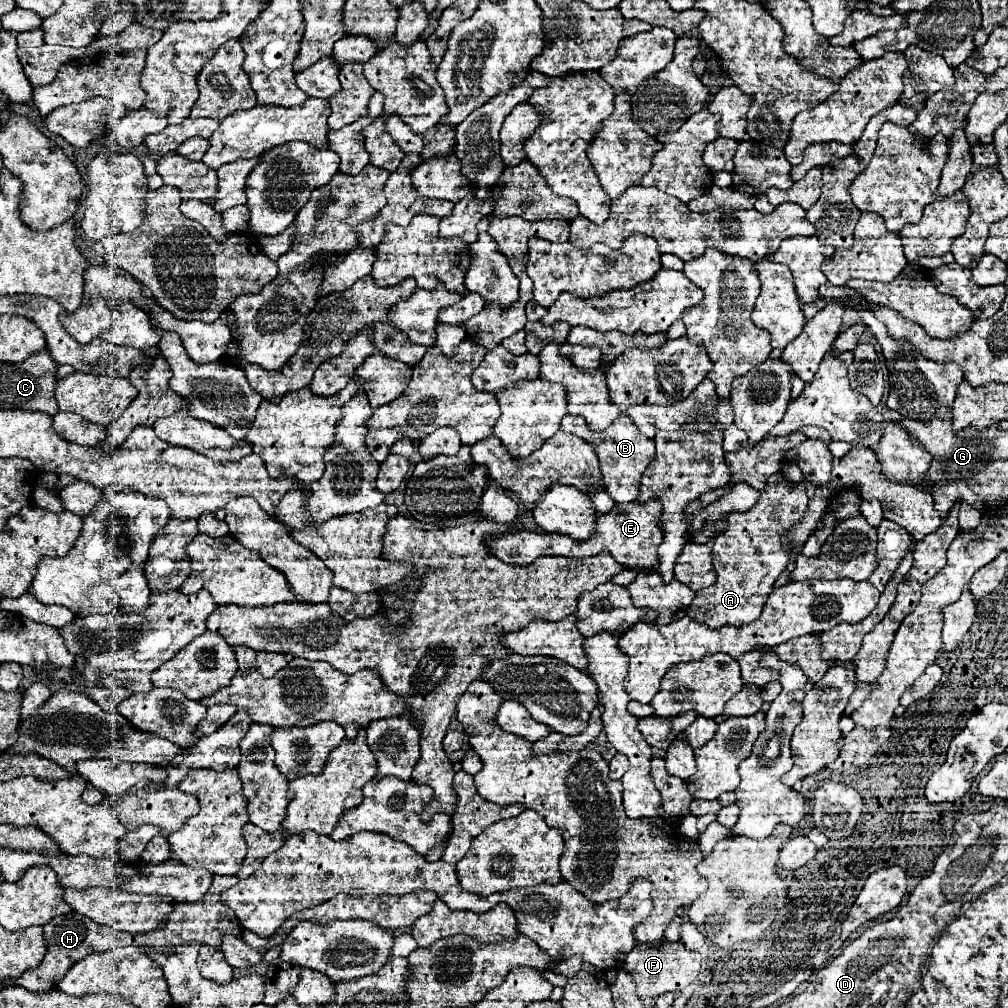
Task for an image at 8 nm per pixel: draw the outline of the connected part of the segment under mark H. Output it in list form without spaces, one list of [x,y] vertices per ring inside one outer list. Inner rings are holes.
[[[69,912],[65,916],[57,916],[51,922],[47,922],[43,926],[45,930],[45,940],[49,946],[49,952],[45,954],[43,962],[25,972],[23,978],[19,978],[15,984],[33,990],[33,992],[43,992],[43,990],[51,990],[57,986],[57,982],[65,976],[65,972],[69,970],[69,966],[73,966],[77,960],[95,954],[95,952],[105,952],[105,950],[113,950],[119,946],[165,946],[165,934],[161,934],[161,930],[153,930],[153,932],[145,932],[145,934],[129,934],[129,932],[121,932],[121,930],[113,930],[105,924],[97,924],[77,912]]]

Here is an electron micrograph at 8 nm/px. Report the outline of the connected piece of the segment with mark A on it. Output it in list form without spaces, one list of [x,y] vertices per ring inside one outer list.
[[[783,474],[769,476],[767,486],[753,508],[749,508],[747,512],[729,514],[727,532],[717,536],[713,542],[713,564],[717,582],[695,596],[687,614],[711,628],[723,624],[741,626],[761,616],[761,610],[773,590],[777,576],[789,562],[791,546],[783,542],[783,536],[795,522],[801,520],[807,510],[807,502],[809,498],[803,482],[789,482]]]

